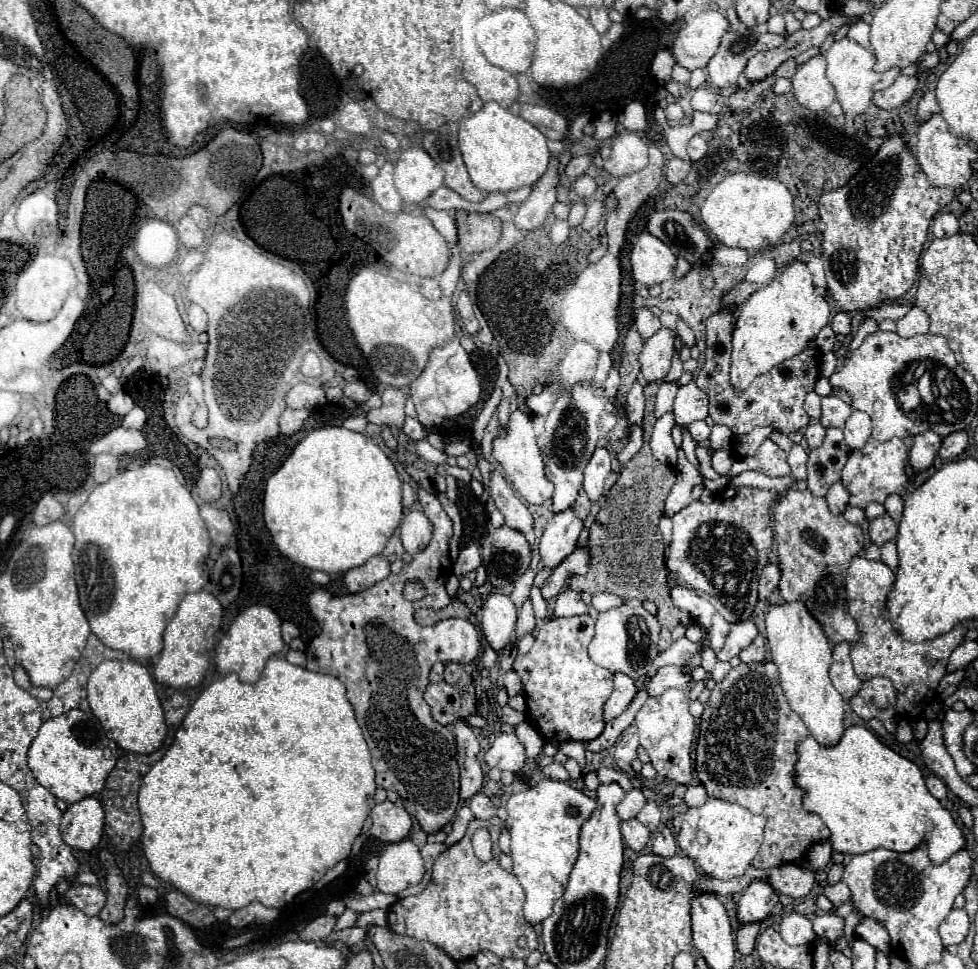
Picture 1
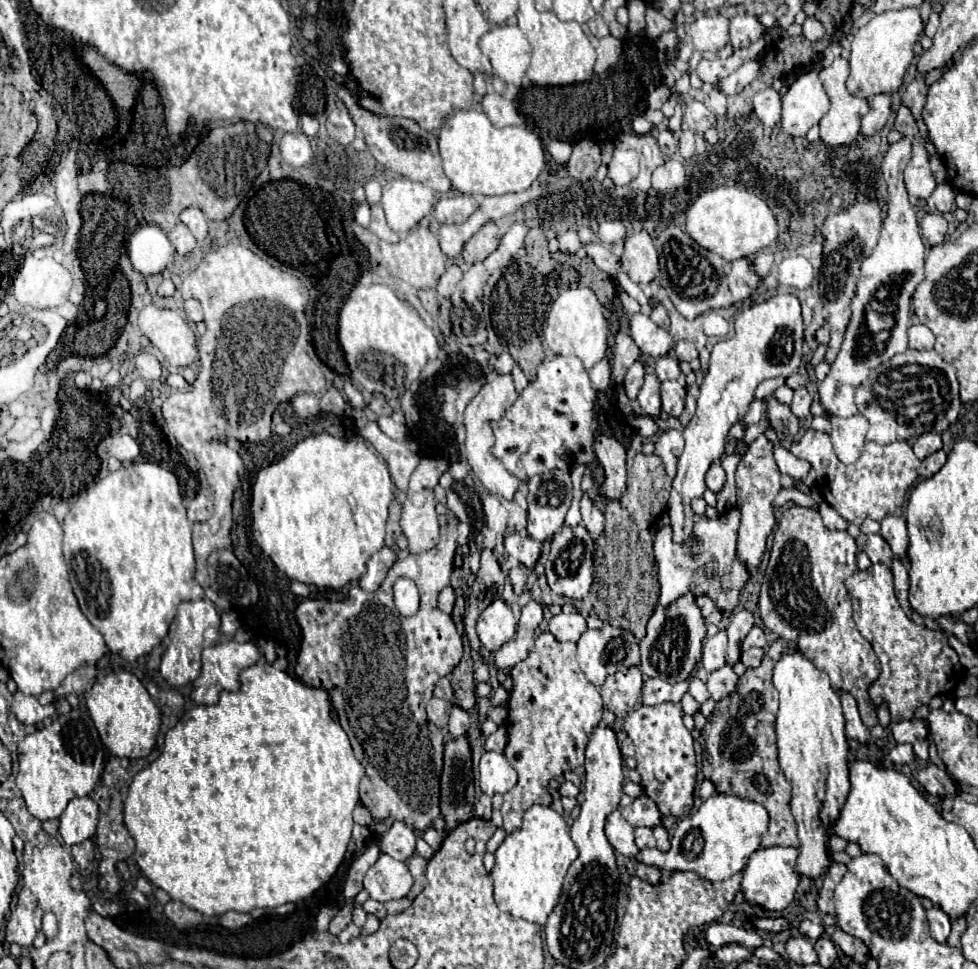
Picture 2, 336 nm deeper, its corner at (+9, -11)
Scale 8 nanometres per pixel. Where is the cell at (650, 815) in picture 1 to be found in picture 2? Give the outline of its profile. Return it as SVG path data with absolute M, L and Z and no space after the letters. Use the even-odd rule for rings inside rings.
M638 827L638 829L636 829L636 845L638 845L638 849L656 847L656 839L654 839L654 835L652 835L652 829L648 829L648 827Z

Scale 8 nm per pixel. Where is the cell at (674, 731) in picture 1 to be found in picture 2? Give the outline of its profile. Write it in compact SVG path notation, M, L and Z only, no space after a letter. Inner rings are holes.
M662 703L654 707L634 709L626 721L624 729L636 745L638 773L642 777L644 793L658 805L662 815L686 817L694 805L696 787L696 753L694 739L682 723L682 707L676 703Z

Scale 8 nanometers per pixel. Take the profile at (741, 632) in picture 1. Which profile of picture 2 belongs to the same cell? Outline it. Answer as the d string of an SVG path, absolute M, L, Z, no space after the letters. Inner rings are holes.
M752 627L750 629L750 633L748 633L748 637L744 639L744 643L742 643L742 651L746 651L746 649L750 649L750 647L764 647L766 645L766 635L764 635L764 631L760 629L760 627Z

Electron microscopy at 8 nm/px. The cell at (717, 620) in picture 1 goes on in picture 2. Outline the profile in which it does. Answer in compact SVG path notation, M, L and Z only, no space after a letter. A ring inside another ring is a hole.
M720 629L718 635L708 637L702 649L702 665L708 671L716 671L726 665L726 631Z

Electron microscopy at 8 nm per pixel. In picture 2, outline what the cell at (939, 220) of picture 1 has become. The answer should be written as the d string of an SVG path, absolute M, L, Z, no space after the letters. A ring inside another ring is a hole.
M926 213L920 219L920 229L922 229L922 233L930 245L940 245L946 241L948 223L940 213Z

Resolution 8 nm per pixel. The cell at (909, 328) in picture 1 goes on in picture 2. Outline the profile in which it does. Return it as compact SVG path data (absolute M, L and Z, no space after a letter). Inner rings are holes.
M914 323L908 329L908 337L910 337L910 347L924 351L924 349L932 349L934 347L934 335L928 327L924 327L922 323Z

